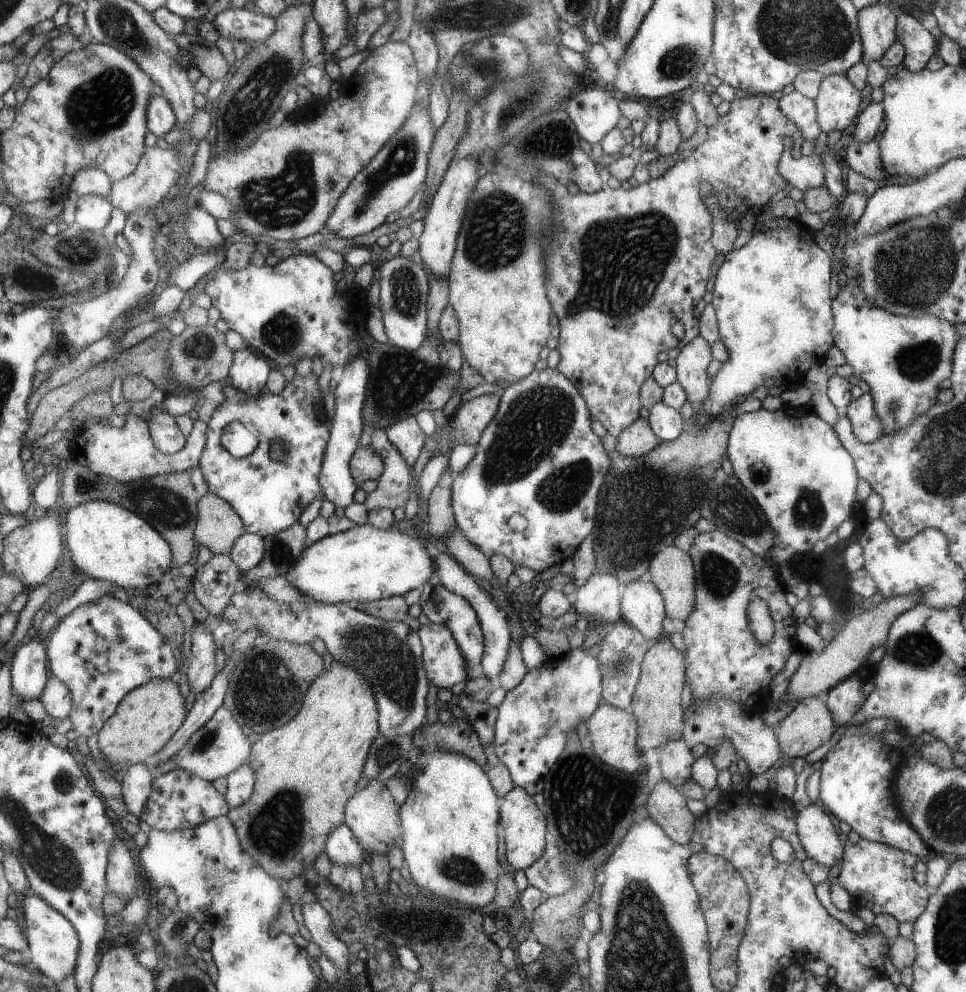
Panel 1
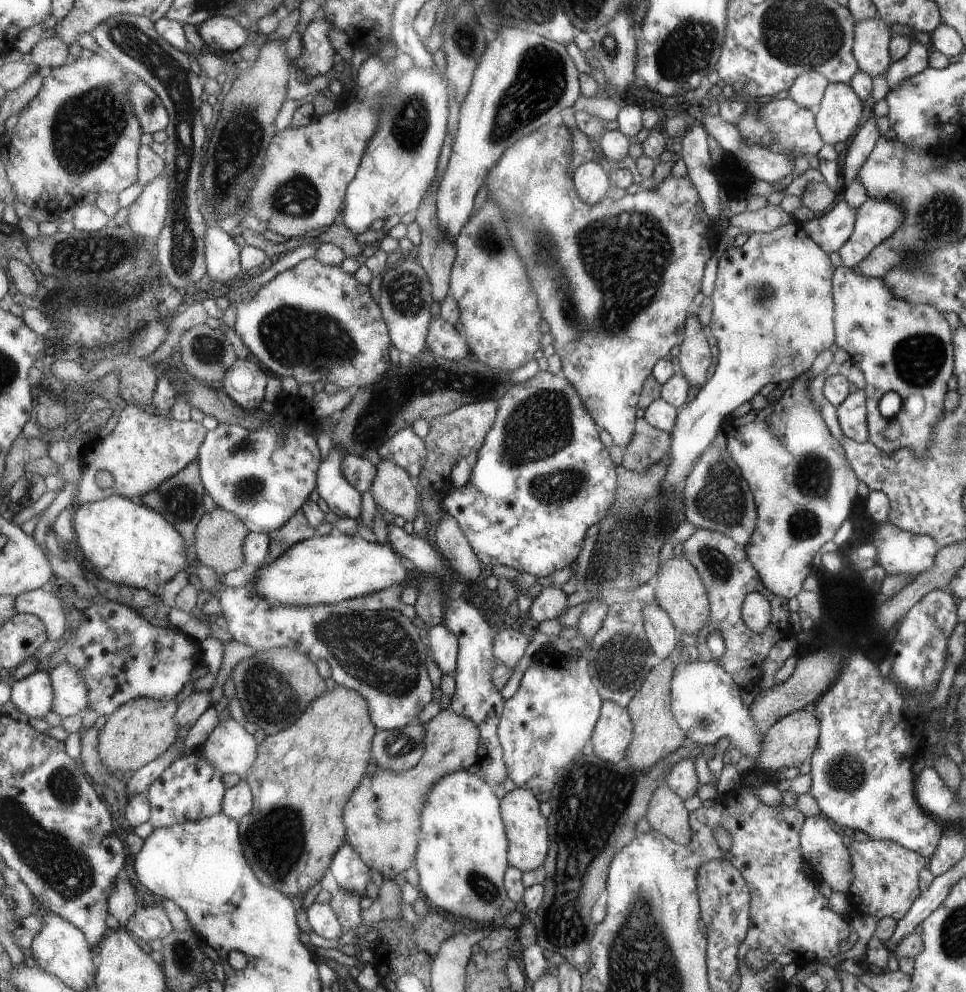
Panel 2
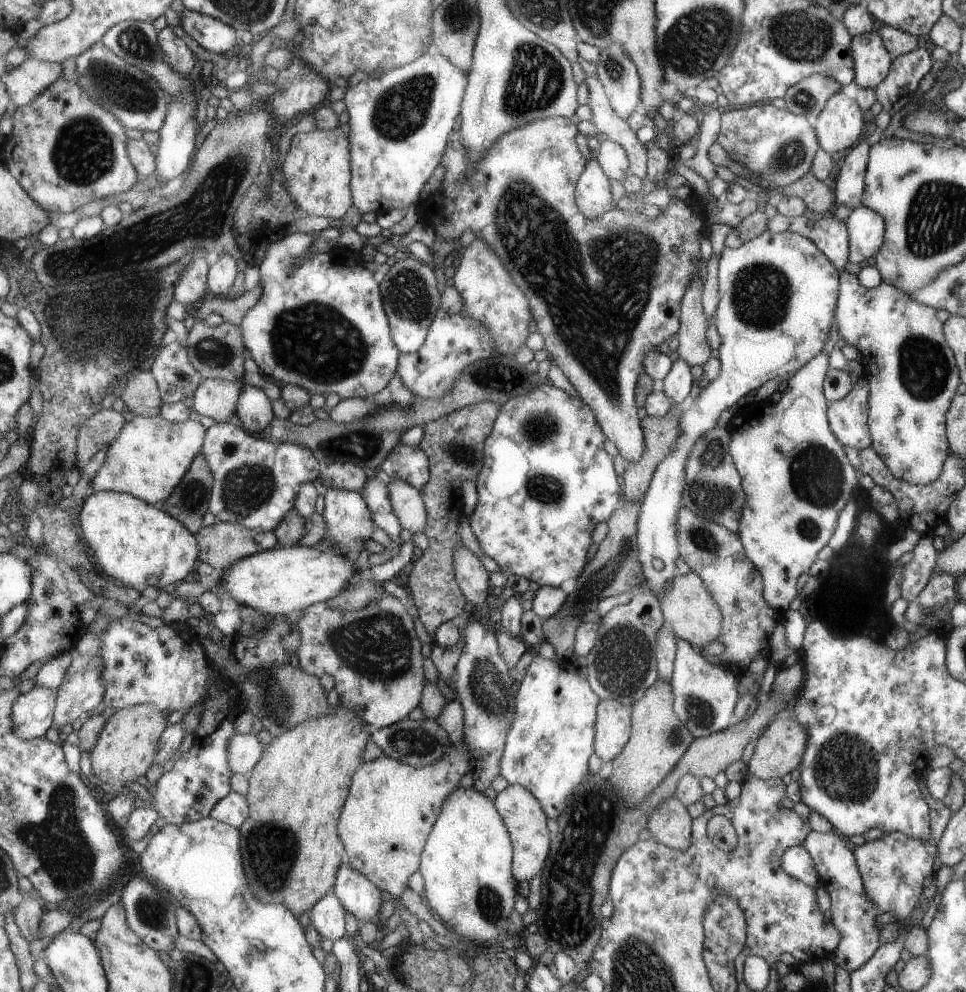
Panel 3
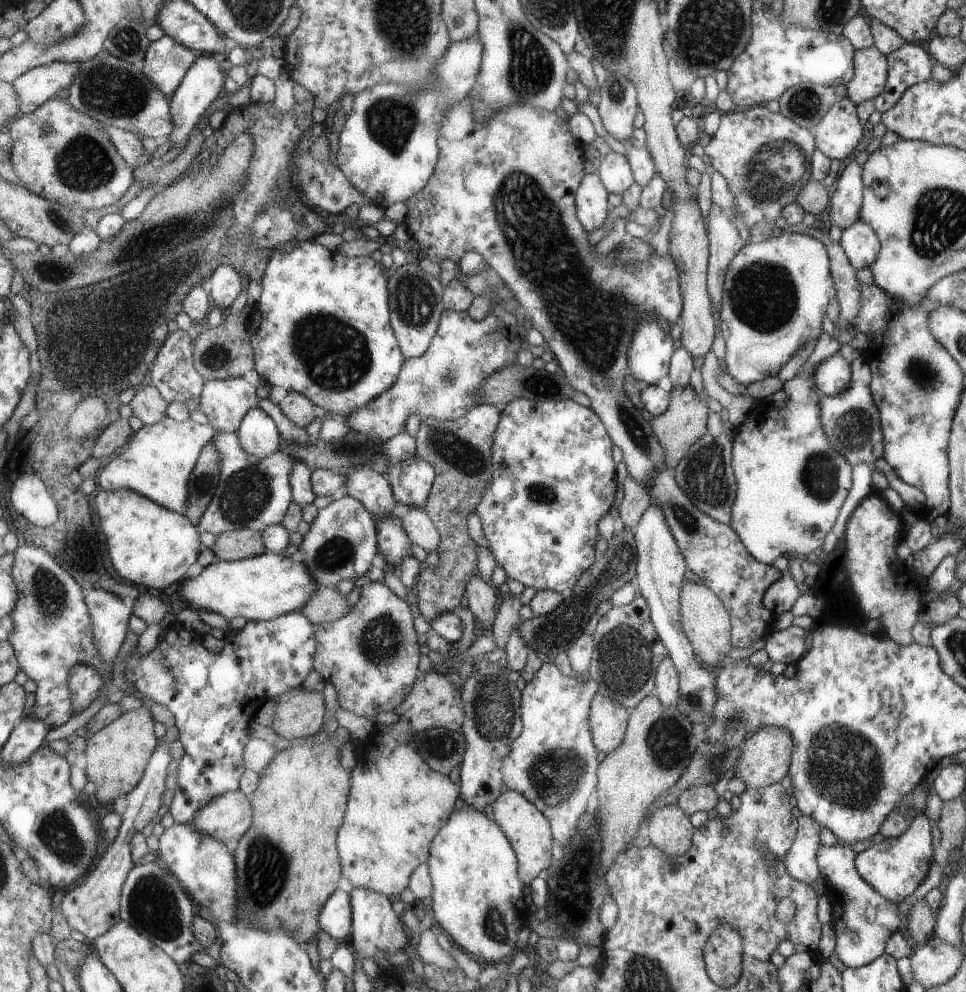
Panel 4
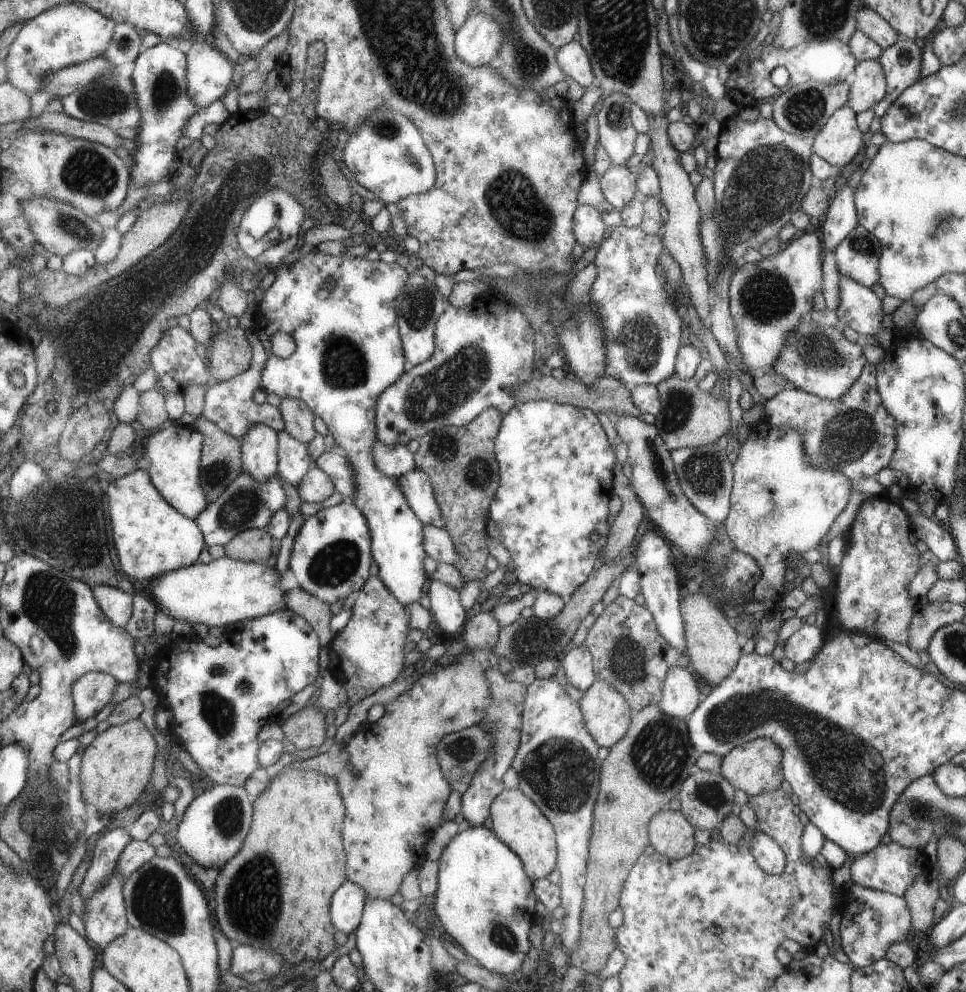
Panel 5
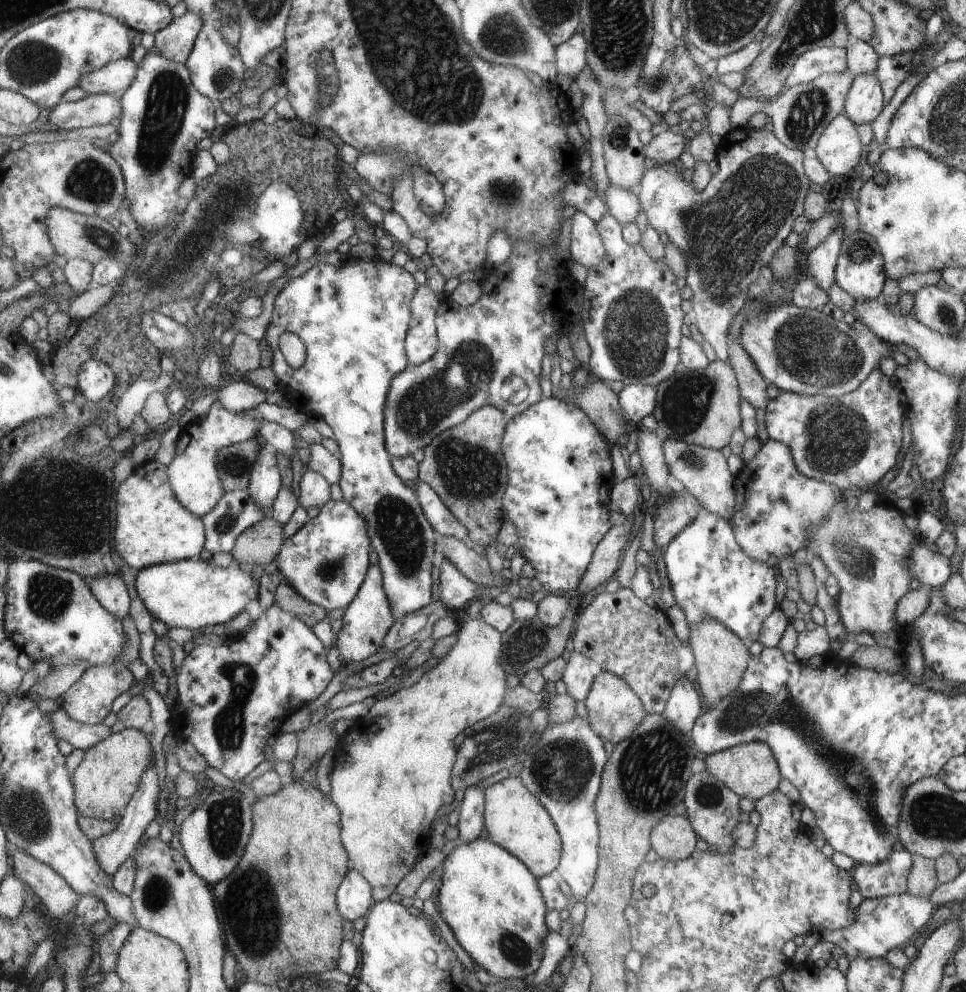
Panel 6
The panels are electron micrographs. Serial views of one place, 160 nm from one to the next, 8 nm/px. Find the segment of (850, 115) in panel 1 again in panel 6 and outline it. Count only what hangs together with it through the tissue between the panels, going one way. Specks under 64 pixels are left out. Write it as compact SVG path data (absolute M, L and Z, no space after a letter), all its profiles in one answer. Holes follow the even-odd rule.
M843 112L837 114L821 132L811 155L831 176L845 175L863 158L856 124Z

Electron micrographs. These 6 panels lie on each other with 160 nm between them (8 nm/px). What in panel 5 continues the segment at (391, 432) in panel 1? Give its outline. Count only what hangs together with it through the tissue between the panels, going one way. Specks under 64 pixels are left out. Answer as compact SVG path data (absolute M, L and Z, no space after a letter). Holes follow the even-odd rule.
M413 468L398 478L397 484L405 494L409 506L425 525L445 527L441 508L437 504L433 480L425 470Z

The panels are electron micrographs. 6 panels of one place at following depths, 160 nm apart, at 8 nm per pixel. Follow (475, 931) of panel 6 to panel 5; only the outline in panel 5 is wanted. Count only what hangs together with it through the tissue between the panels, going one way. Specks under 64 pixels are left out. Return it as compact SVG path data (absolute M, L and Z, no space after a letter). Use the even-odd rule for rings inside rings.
M464 823L461 826L459 833L453 837L449 844L444 848L443 853L440 857L440 878L439 878L439 889L436 894L435 909L436 916L439 917L440 923L443 925L444 929L447 931L446 936L452 940L459 948L469 954L471 957L475 958L480 965L487 968L490 972L507 975L517 972L523 966L529 950L531 950L531 940L530 935L533 926L536 925L537 920L537 896L535 895L534 882L527 875L525 871L524 863L521 861L519 855L512 850L506 843L500 840L500 837L494 832L493 829L487 830L485 826L474 826L469 823Z

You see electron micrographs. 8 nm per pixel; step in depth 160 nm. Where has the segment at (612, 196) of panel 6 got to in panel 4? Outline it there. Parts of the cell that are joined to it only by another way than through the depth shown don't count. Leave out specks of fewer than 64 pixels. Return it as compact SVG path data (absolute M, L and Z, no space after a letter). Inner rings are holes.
M608 150L596 162L596 172L608 193L622 195L634 181L628 160L620 153Z

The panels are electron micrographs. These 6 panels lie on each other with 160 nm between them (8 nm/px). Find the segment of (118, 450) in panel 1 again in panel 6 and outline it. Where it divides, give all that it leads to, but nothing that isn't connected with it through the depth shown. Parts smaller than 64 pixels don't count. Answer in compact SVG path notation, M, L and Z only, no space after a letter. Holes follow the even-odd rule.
M216 401L215 410L211 410L204 420L195 421L181 429L175 456L167 465L167 473L171 487L185 509L203 518L219 504L226 492L221 484L220 463L217 462L217 454L220 454L221 448L225 448L225 446L232 446L259 437L259 428L263 422L281 424L291 431L297 431L297 428L310 423L309 416L294 407L284 408L265 402L252 410L237 413L227 410L220 401Z

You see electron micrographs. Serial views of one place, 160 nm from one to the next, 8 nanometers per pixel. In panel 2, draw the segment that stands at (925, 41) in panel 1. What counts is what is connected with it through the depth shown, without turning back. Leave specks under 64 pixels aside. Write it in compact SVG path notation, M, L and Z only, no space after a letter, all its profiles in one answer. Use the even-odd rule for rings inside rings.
M892 25L893 34L900 34L910 38L909 52L899 60L892 61L885 74L885 82L888 90L893 90L902 81L928 67L928 54L926 45L921 44L917 34L913 34L909 27L903 25Z

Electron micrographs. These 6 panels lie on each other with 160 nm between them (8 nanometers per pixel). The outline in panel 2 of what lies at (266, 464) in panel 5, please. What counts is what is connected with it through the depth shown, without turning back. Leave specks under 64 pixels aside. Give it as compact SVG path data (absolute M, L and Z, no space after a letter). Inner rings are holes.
M239 360L228 370L222 390L244 409L256 411L265 400L269 374L253 360Z

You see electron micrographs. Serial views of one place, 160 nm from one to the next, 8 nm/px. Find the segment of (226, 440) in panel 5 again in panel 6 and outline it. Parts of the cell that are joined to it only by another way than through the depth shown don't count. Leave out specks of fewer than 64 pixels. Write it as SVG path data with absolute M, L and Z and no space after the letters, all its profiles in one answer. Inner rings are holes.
M255 437L232 446L225 446L221 448L220 454L217 454L221 484L225 492L249 488L253 468L256 466L257 458L260 458L257 440L258 437Z

